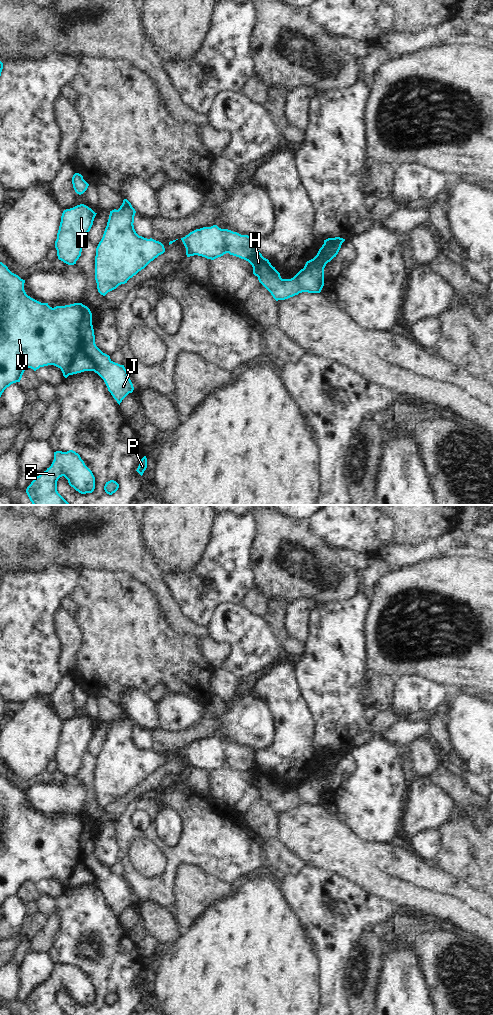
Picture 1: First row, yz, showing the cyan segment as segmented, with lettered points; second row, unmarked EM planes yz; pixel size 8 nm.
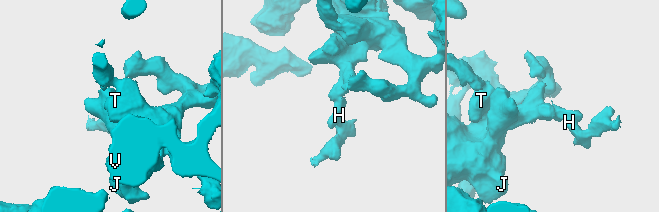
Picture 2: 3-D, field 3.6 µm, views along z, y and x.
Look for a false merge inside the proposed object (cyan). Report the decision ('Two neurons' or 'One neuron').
Two neurons

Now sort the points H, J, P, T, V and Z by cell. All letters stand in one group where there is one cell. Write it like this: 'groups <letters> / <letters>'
groups H / J P T V Z

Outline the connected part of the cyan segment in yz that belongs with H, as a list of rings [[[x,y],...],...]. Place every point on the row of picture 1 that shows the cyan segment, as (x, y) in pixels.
[[[224,229],[224,235],[227,253],[248,261],[253,267],[253,274],[276,301],[302,292],[320,293],[324,286],[324,268],[336,257],[345,241],[340,237],[324,240],[317,255],[307,261],[303,269],[291,279],[282,279],[275,267],[259,252],[255,239],[228,229]]]

